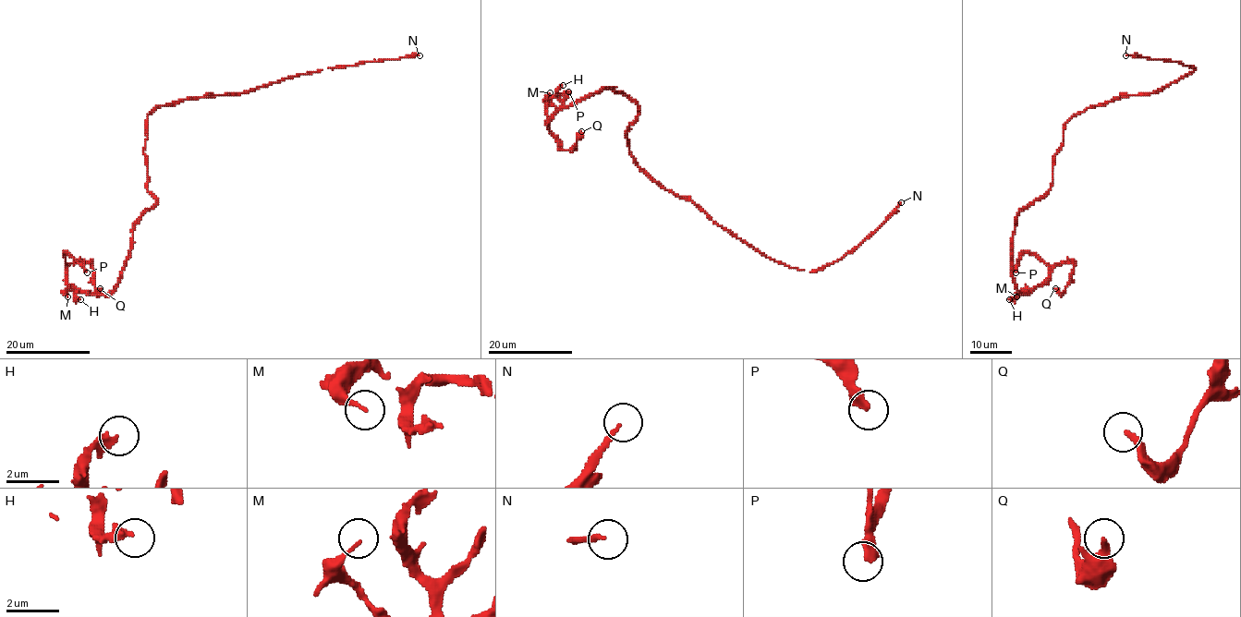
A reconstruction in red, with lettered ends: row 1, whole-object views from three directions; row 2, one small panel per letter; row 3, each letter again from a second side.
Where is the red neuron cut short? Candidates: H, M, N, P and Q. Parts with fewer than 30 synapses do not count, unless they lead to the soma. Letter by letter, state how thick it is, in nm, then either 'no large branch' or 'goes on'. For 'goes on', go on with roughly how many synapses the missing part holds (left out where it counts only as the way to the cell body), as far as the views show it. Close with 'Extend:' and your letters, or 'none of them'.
H: calibre 320 nm; no large branch
M: calibre 70 nm; no large branch
N: calibre 160 nm; goes on; 60 synapses
P: calibre 340 nm; no large branch
Q: calibre 280 nm; no large branch
Extend: N

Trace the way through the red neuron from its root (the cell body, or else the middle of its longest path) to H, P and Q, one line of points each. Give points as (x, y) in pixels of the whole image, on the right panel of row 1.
H: (1068, 122), (1051, 188), (1016, 220), (1011, 274), (1020, 295), (1028, 292), (1009, 299)
P: (1068, 122), (1052, 186), (1019, 211), (1011, 244), (1020, 295), (1049, 275), (1046, 264), (1023, 252), (1015, 272)
Q: (1068, 122), (1052, 186), (1019, 211), (1011, 244), (1020, 295), (1073, 261), (1071, 282), (1062, 293), (1055, 288)

